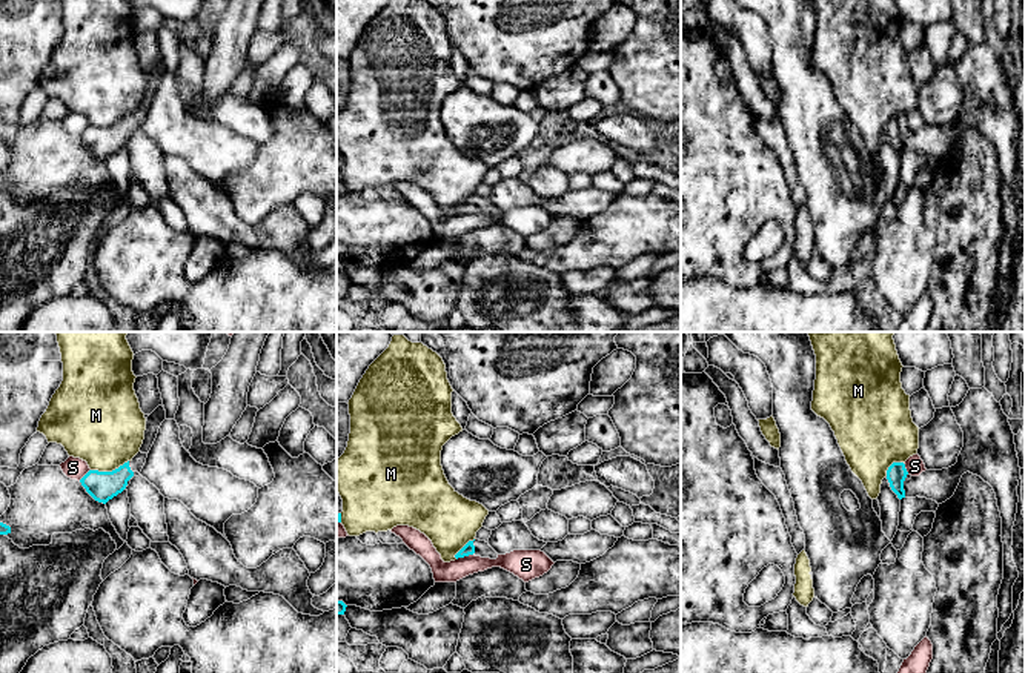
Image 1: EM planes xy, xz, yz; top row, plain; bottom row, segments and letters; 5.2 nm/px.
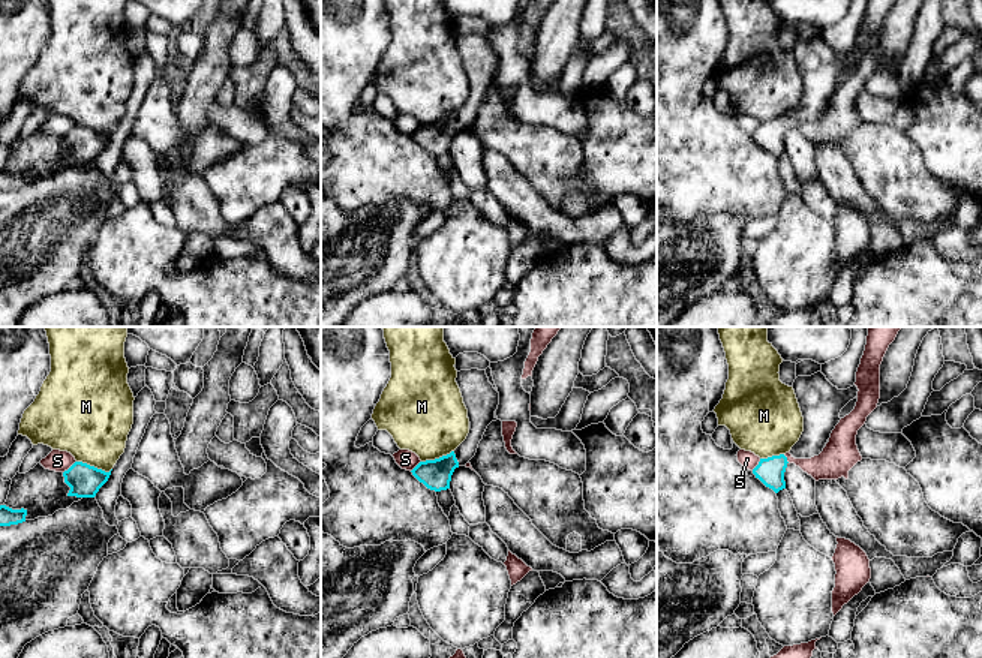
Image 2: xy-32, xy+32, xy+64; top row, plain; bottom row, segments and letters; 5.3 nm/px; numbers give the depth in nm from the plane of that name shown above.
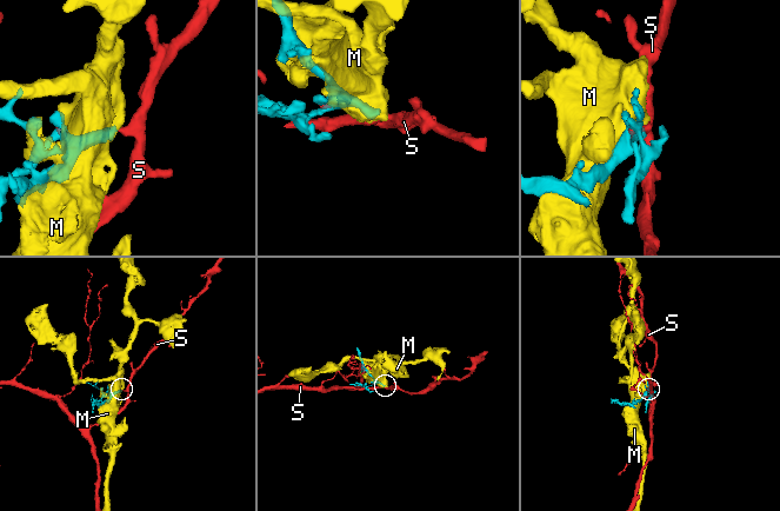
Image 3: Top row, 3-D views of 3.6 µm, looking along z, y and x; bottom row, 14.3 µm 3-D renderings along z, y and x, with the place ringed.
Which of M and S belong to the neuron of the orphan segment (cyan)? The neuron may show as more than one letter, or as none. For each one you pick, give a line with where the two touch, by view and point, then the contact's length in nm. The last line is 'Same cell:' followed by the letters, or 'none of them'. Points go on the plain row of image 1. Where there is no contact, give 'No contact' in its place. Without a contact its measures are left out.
Same cell: none of them

